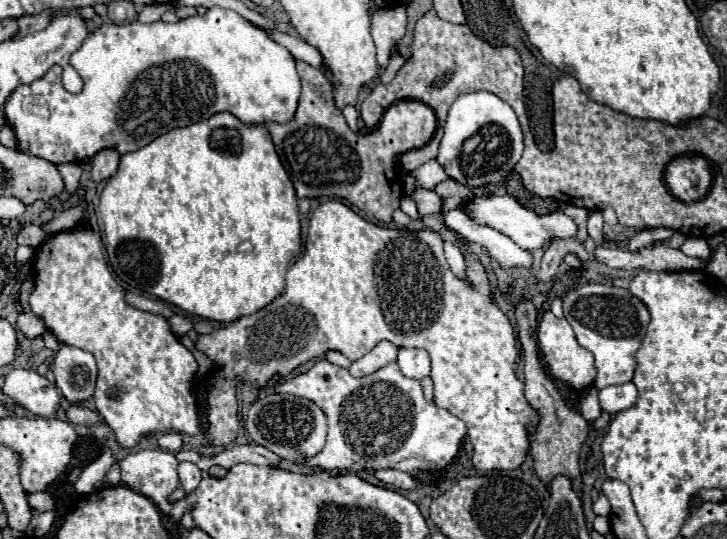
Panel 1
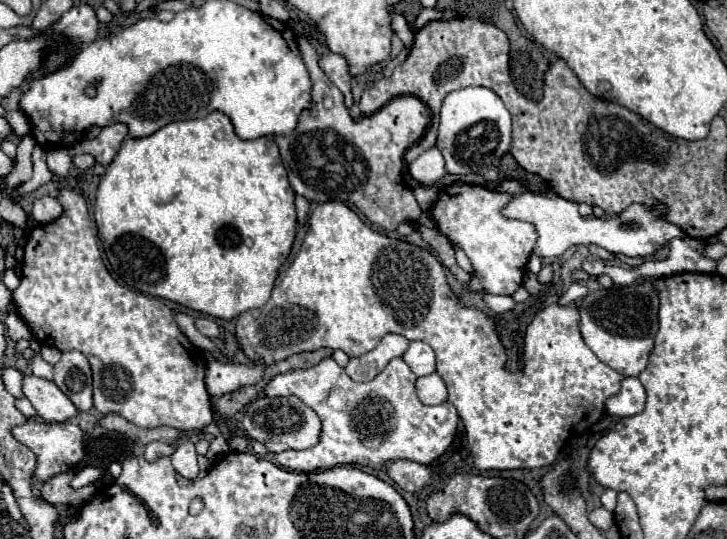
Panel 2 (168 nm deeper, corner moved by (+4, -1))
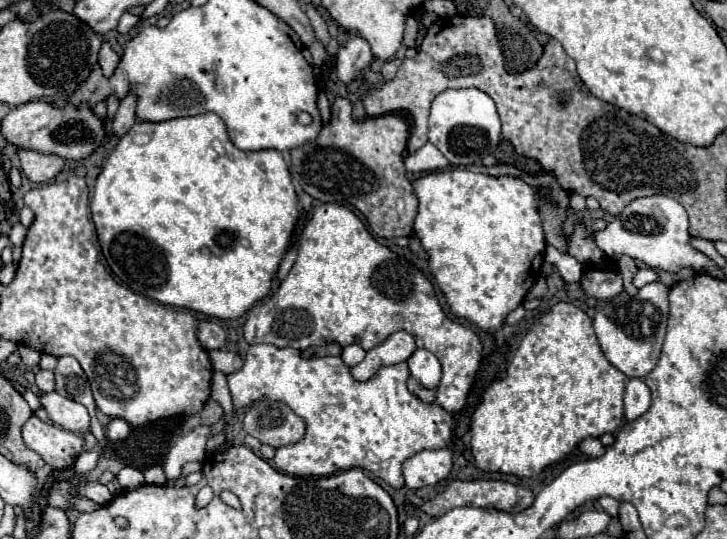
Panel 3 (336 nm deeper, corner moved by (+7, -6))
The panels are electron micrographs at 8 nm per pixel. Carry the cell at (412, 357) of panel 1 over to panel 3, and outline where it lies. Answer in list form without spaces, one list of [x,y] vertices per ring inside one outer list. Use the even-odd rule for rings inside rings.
[[[417,349],[409,357],[409,371],[417,379],[421,387],[437,387],[441,379],[441,363],[439,359],[427,351],[427,349]]]

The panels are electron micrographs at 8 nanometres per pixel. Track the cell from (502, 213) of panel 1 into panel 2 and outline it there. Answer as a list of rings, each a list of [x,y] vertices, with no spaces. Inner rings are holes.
[[[522,192],[518,196],[512,196],[508,200],[508,204],[502,208],[502,216],[508,220],[522,220],[534,226],[538,240],[534,244],[534,254],[540,258],[554,258],[564,254],[568,248],[572,246],[580,246],[580,244],[596,244],[612,254],[624,254],[624,256],[650,256],[654,254],[658,248],[662,248],[662,244],[670,242],[672,238],[680,238],[684,236],[684,232],[678,226],[672,226],[670,222],[660,220],[658,216],[664,212],[664,206],[656,206],[652,210],[648,210],[646,206],[630,206],[628,210],[624,210],[618,216],[612,218],[582,218],[578,214],[578,204],[564,200],[560,196],[540,196],[540,194],[532,194],[532,192]]]

